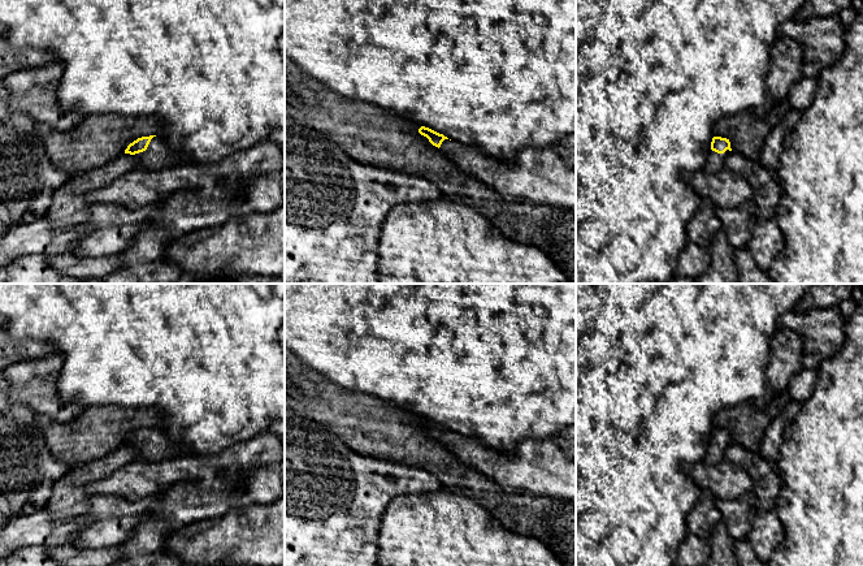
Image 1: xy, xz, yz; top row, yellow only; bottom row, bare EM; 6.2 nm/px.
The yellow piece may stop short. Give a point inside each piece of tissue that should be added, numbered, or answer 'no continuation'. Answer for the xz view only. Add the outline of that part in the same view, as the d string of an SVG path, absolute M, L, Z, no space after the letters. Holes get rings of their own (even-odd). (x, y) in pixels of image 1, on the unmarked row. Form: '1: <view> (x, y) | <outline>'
1: xz (540, 467) | M450 431L439 441L502 489L576 501L576 462L554 438L524 440L513 454Z

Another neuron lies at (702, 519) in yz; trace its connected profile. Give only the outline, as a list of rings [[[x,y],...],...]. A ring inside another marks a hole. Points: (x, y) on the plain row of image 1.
[[[703,492],[694,509],[688,514],[688,532],[707,541],[721,519],[723,514],[716,507],[715,498],[708,492]]]

